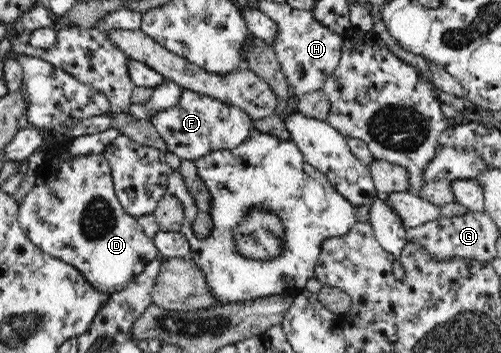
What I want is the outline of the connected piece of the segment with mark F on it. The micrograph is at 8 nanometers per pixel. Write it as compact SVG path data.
M182 88L178 104L156 113L153 123L157 132L165 139L168 151L181 159L197 160L213 151L238 147L256 130L253 121L238 106Z

